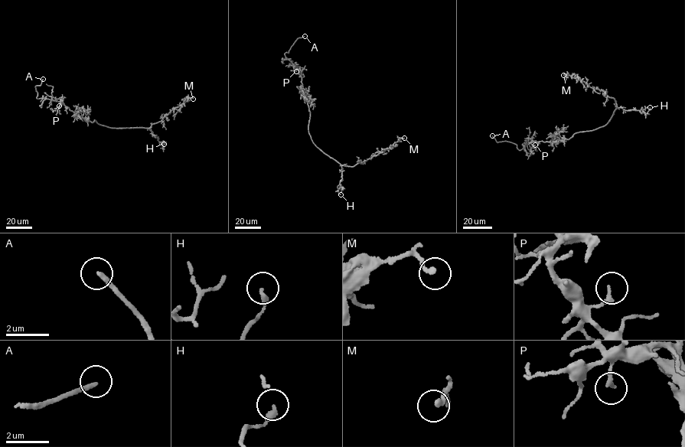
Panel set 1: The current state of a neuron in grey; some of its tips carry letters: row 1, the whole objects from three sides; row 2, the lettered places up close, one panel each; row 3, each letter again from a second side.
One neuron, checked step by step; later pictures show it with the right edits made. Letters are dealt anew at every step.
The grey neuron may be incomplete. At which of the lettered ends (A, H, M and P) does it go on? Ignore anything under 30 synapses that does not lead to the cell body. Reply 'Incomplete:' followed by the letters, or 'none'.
Incomplete: A

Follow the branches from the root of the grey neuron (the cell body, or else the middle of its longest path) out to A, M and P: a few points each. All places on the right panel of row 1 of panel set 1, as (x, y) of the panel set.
A: (590, 131), (554, 142), (530, 141), (520, 150), (516, 144), (497, 141), (492, 135)
M: (590, 131), (608, 122), (617, 108), (615, 101), (602, 91), (592, 87), (578, 78), (563, 75)
P: (590, 131), (575, 133), (569, 138), (554, 142), (531, 141), (531, 144), (535, 145)

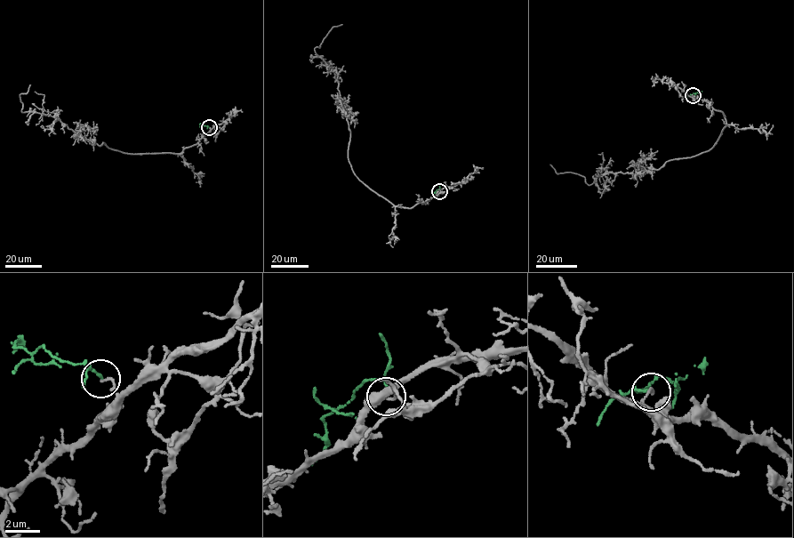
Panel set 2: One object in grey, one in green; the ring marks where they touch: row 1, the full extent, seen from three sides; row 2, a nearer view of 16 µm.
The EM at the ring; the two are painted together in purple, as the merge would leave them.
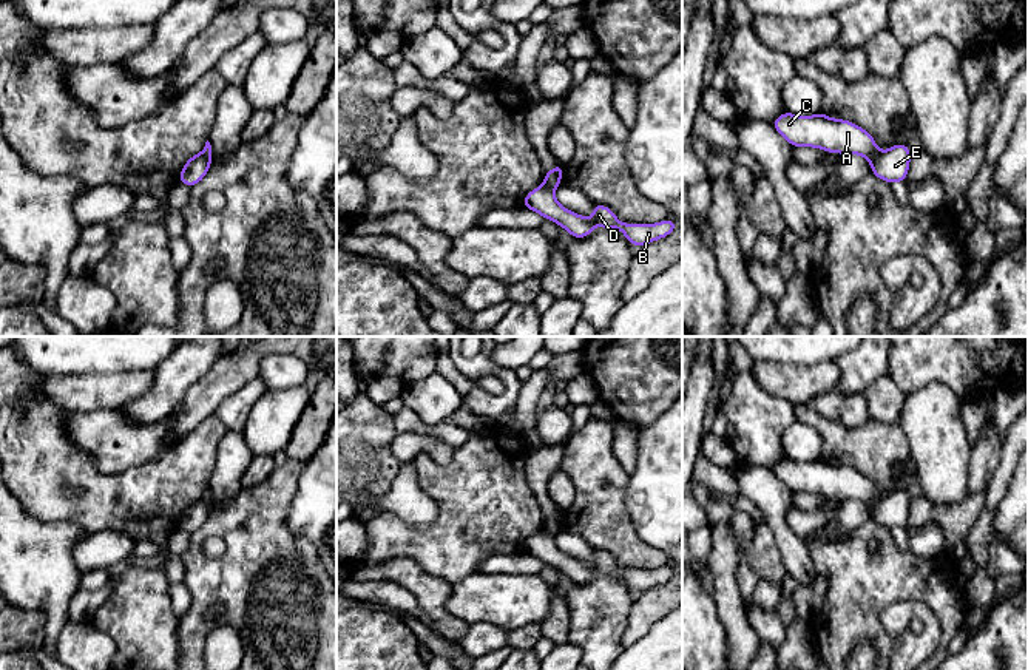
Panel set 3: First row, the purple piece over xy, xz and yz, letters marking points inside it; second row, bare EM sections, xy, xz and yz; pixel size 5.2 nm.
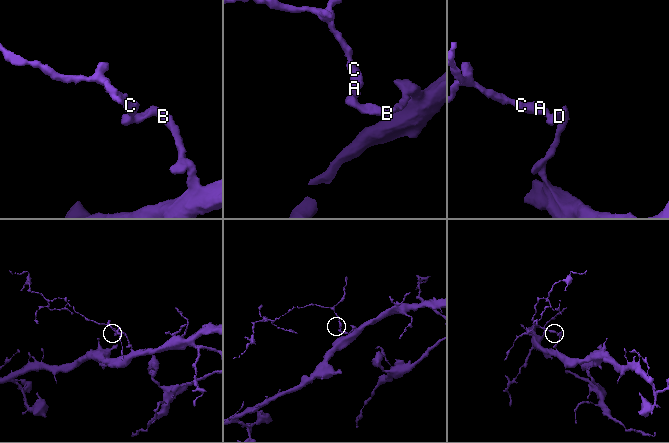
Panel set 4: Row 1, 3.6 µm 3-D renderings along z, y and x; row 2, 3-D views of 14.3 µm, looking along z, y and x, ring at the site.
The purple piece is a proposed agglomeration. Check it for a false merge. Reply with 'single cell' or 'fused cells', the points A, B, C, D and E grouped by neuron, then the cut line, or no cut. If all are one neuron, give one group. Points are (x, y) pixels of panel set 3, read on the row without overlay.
fused cells; groups A C / B D E; cut yz (882, 497), (871, 507)

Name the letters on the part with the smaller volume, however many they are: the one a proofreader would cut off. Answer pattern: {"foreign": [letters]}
{"foreign": ["A", "C"]}

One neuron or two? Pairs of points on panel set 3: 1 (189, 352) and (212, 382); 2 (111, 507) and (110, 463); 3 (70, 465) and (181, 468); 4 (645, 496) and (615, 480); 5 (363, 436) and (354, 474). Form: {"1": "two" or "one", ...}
{"1": "two", "2": "two", "3": "one", "4": "two", "5": "one"}

